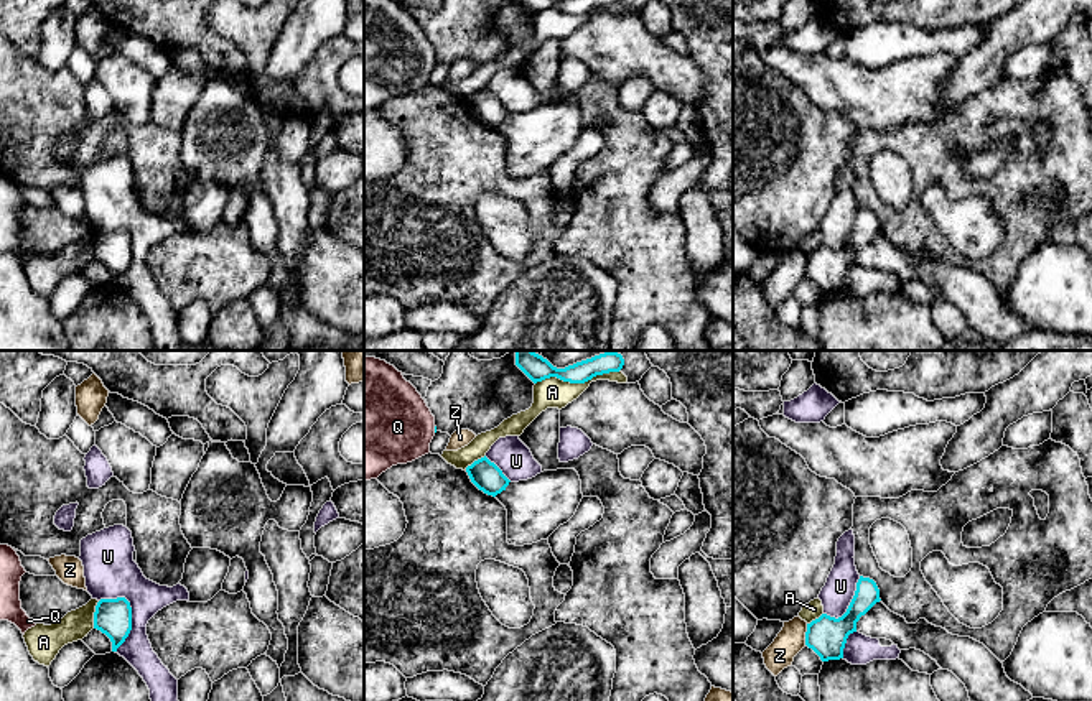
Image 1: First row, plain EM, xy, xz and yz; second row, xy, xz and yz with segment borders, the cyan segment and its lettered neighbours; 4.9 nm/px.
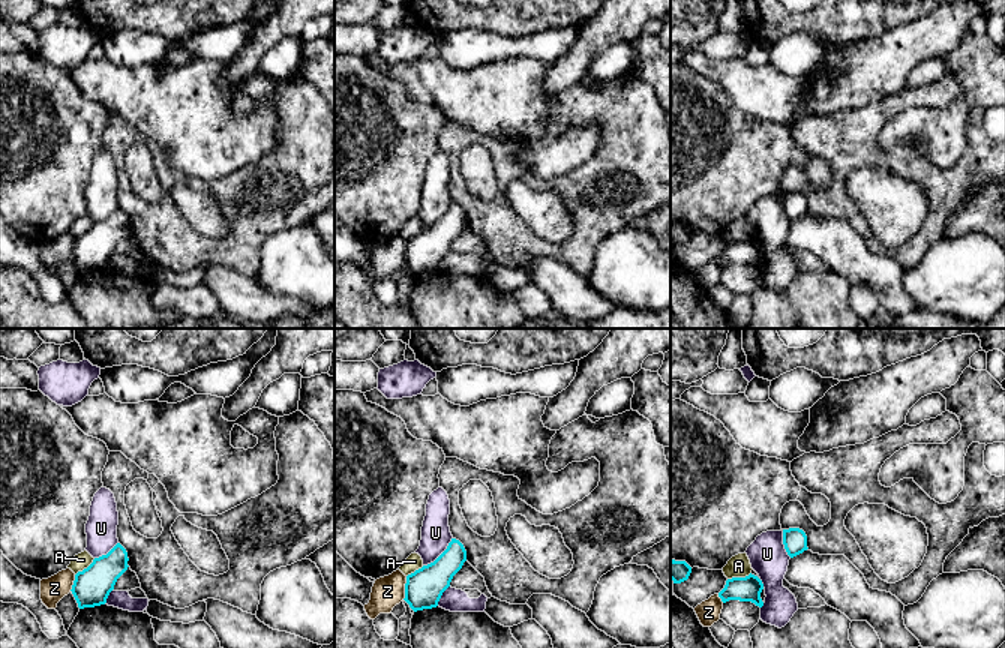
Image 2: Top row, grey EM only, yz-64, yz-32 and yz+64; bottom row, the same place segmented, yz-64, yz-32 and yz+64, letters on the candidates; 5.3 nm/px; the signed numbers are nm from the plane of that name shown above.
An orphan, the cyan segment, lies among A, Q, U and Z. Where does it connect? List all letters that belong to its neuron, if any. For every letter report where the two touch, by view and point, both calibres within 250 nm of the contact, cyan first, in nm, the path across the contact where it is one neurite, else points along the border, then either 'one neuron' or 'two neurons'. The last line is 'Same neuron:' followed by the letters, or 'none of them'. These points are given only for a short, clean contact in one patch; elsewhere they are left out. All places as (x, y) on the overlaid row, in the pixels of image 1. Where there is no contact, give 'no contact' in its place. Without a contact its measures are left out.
A: xz (577, 382) | 120/150 nm | two neurons
Q: xz (435, 430) | 20/420 nm | across xz (435, 427), (435, 430), (386, 422) | one neuron
U: xy (130, 624) | 180/220 nm | along xy (124, 596), (130, 608), (130, 632), (116, 652) | two neurons
Z: yz (806, 634) | 190/140 nm | two neurons
Same neuron: Q

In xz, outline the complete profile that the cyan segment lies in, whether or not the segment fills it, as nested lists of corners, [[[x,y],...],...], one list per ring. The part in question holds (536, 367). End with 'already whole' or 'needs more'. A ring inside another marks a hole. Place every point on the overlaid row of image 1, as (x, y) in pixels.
[[[514,350],[516,365],[534,382],[542,382],[550,377],[557,377],[570,383],[585,383],[596,375],[619,372],[624,365],[624,359],[618,352],[604,352],[591,359],[576,362],[565,369],[553,367],[547,359],[534,350]]]; already whole

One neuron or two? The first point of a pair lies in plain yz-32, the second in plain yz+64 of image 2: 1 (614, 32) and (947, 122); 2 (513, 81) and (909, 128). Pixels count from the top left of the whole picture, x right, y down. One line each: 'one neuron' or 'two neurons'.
1: two neurons
2: two neurons

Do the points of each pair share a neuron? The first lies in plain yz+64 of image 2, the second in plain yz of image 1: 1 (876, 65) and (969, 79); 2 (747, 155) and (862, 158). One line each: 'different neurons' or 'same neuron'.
1: same neuron
2: different neurons

